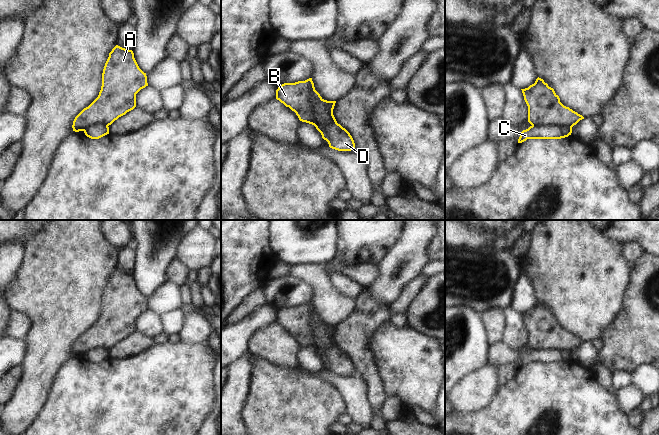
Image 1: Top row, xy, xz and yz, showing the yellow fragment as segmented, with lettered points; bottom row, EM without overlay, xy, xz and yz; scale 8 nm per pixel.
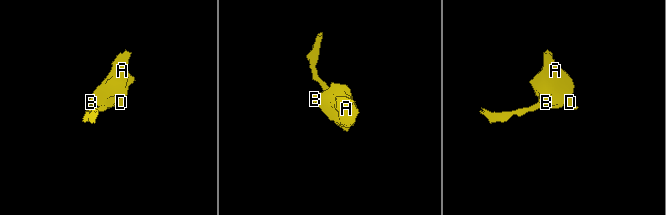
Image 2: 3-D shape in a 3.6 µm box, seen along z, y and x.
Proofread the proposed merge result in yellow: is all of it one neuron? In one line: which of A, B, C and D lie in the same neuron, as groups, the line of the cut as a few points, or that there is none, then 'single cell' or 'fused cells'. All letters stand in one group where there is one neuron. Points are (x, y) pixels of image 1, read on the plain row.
A B D / C; cut in xz along (314, 314), (312, 318), (313, 342), (324, 350); fused cells

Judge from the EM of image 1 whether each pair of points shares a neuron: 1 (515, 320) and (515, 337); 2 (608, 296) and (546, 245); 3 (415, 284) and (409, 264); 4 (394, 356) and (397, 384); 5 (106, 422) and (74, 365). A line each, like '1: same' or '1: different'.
1: same
2: same
3: different
4: same
5: same

